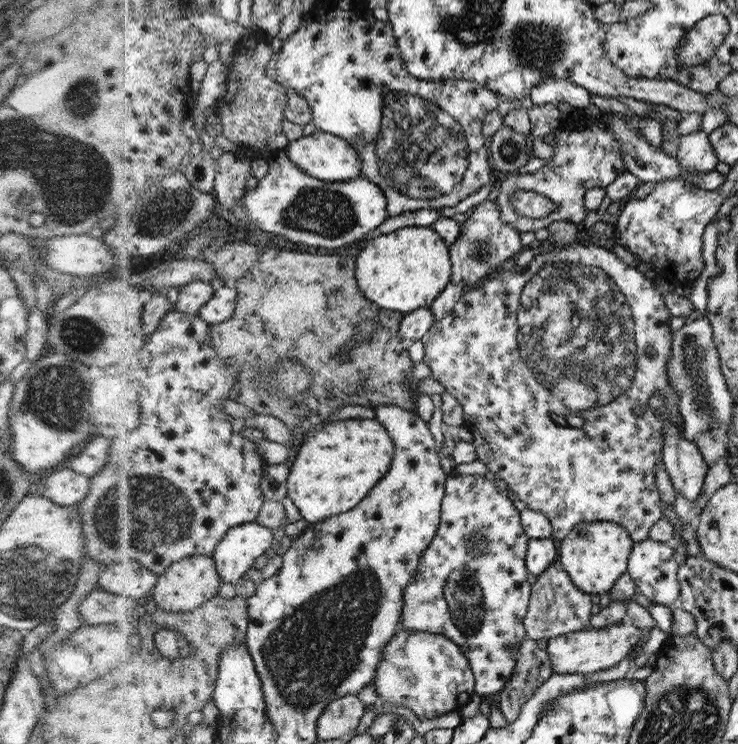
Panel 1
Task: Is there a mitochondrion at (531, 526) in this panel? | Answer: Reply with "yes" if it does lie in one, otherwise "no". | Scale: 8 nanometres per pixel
no

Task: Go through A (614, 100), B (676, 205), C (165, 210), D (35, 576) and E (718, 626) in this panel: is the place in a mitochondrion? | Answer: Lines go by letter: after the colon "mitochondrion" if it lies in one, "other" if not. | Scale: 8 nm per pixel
A: other
B: other
C: mitochondrion
D: mitochondrion
E: other

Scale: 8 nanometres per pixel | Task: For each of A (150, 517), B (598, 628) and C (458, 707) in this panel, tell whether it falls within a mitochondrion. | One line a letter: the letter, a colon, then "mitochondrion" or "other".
A: mitochondrion
B: other
C: other

